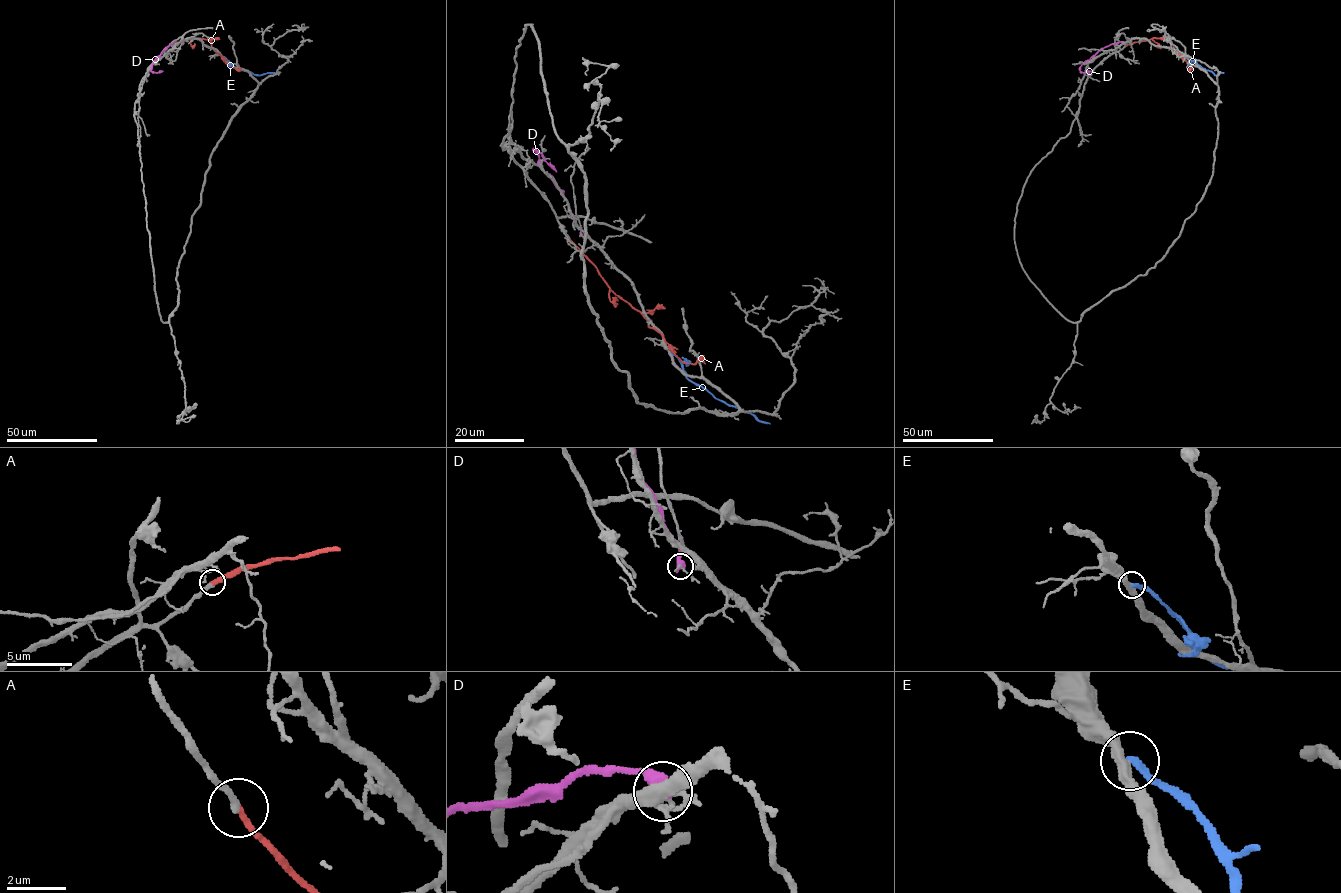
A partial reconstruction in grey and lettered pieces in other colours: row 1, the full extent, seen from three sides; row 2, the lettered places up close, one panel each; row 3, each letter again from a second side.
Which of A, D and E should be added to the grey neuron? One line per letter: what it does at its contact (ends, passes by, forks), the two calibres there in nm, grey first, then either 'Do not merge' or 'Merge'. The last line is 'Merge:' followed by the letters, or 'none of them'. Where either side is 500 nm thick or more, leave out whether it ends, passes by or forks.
A: It ends there. Thickness 280 nm (grey) against 280 nm. Merge
D: Thickness 170 nm (grey) against 500 nm. Do not merge
E: It ends there. Thickness 400 nm (grey) against 280 nm. Do not merge
Merge: A

